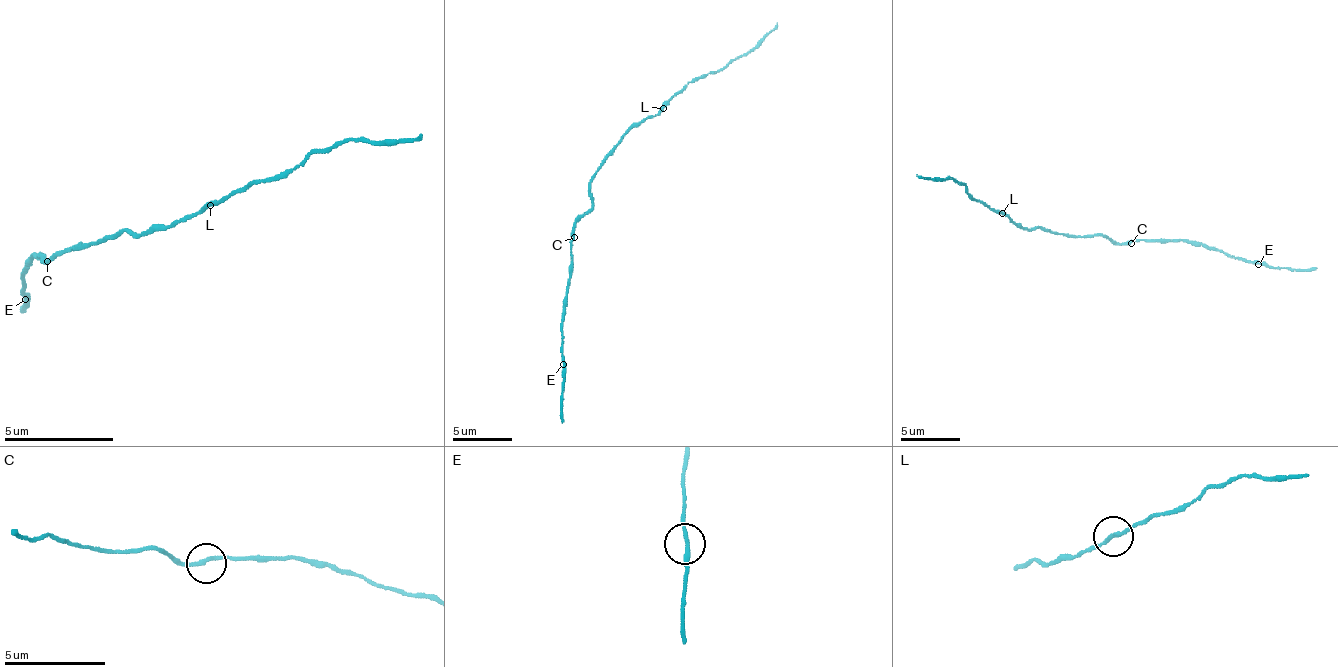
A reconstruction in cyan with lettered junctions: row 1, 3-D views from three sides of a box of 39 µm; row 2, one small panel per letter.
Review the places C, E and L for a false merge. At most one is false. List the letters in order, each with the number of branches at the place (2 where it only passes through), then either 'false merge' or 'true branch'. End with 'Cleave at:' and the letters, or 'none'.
C: 2 | true branch
E: 2 | true branch
L: 2 | true branch
Cleave at: none

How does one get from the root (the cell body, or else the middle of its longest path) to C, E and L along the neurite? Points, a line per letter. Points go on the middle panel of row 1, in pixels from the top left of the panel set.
C: (592, 177), (589, 183), (592, 207), (574, 225), (574, 237)
E: (592, 177), (589, 183), (592, 207), (574, 225), (571, 240), (571, 278), (563, 314), (563, 364)
L: (592, 177), (601, 160), (634, 127), (663, 109)

